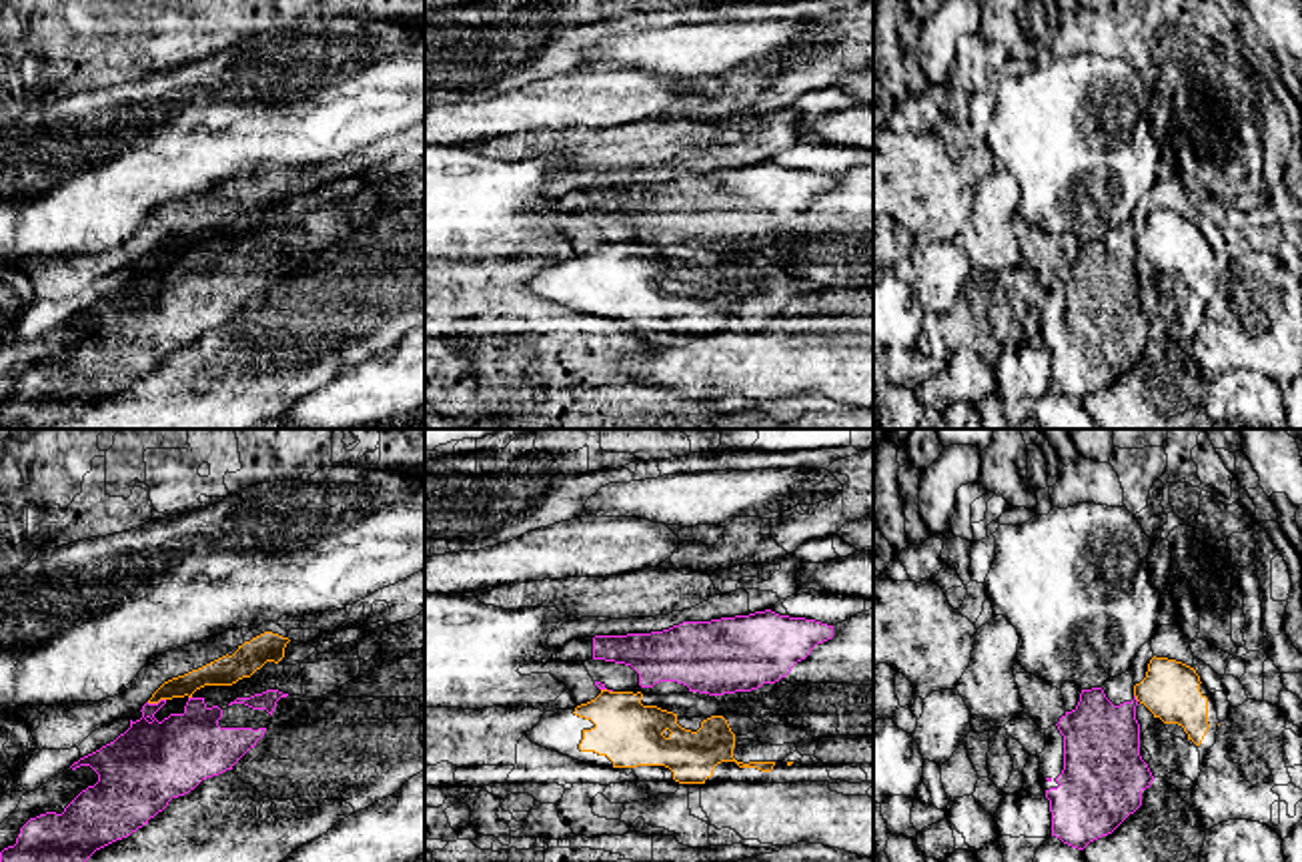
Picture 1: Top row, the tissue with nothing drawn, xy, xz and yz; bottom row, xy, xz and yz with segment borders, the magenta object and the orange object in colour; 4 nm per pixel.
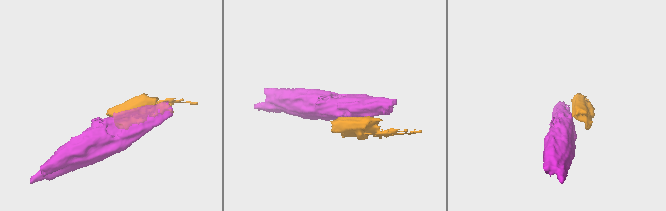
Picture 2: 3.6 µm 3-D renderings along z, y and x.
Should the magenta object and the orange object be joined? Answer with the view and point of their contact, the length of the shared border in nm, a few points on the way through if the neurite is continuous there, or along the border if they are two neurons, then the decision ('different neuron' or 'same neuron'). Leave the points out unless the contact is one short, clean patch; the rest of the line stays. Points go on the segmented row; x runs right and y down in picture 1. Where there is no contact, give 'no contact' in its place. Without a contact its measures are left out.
contact xy (155, 704); length 80 nm; border xy (165, 698), (147, 702); different neuron

